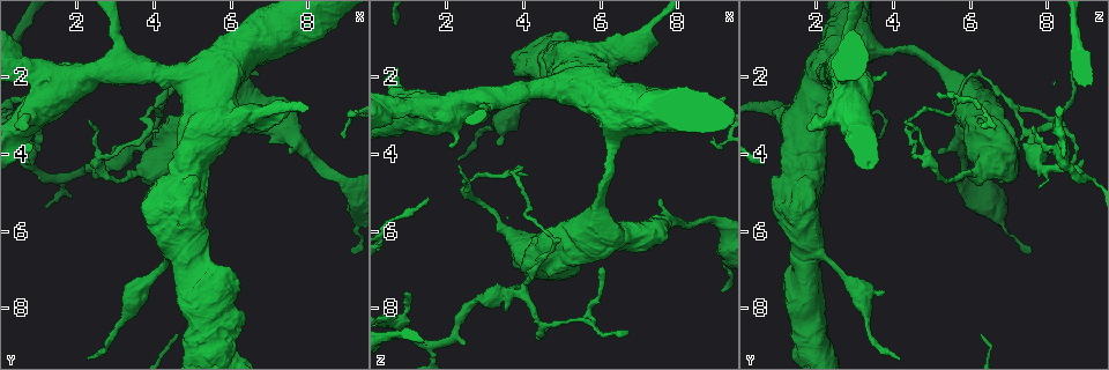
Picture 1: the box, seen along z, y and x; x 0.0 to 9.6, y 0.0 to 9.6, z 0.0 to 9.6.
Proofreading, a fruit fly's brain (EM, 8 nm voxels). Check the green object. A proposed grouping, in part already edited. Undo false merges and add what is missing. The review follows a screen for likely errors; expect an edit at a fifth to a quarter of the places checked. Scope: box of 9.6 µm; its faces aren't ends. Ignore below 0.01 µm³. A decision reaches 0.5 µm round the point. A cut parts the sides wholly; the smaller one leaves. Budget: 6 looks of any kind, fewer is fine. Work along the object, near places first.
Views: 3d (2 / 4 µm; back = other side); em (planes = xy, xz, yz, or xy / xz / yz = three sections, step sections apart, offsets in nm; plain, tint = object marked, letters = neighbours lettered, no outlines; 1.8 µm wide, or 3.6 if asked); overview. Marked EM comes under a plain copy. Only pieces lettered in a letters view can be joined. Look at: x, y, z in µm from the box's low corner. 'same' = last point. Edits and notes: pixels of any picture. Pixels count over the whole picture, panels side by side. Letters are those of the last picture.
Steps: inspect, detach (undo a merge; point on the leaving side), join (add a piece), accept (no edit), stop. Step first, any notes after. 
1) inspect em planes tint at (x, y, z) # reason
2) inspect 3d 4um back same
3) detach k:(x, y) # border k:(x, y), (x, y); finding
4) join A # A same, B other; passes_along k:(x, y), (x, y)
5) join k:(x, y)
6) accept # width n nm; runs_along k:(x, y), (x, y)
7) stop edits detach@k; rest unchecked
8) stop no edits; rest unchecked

inspect 3d 2um back at (8.85, 3.55, 3.55)

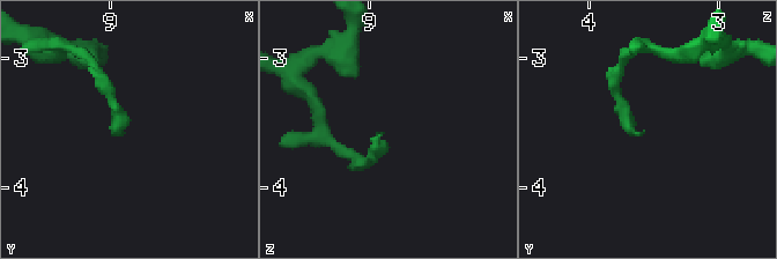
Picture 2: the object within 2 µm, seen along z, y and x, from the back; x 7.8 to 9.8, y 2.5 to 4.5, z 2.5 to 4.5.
inspect em planes tint at (8.90, 3.58, 3.58)

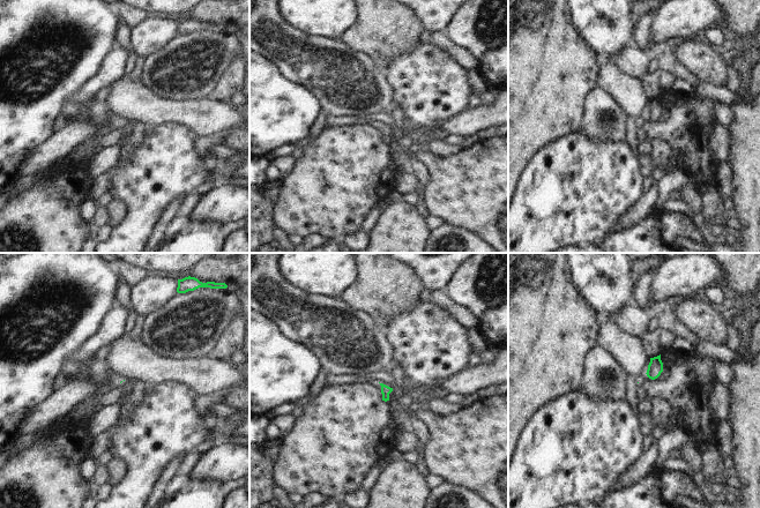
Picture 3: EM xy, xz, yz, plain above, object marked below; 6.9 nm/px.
inspect em planes letters same

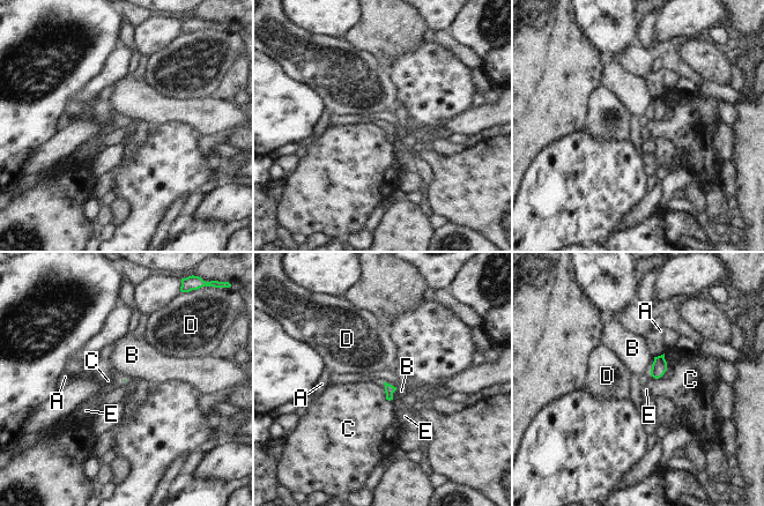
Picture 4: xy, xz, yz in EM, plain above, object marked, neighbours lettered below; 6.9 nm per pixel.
accept # longest_contact C 200 nm; A other, B other, C other, D other, E other; border 4:(394, 391), (393, 397), (390, 401); none of them fits

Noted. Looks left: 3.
inspect em xy step 4 tint at (6.70, 1.90, 8.65) # branch stops here

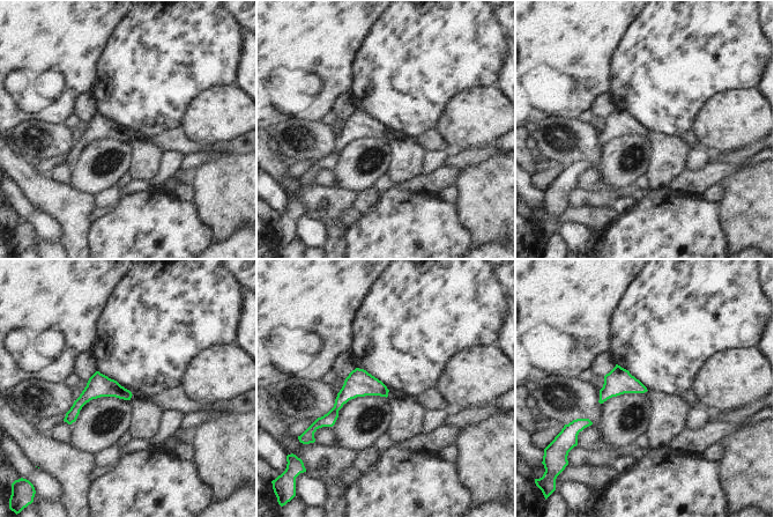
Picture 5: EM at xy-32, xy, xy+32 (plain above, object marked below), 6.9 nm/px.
inspect em planes letters same # another direction

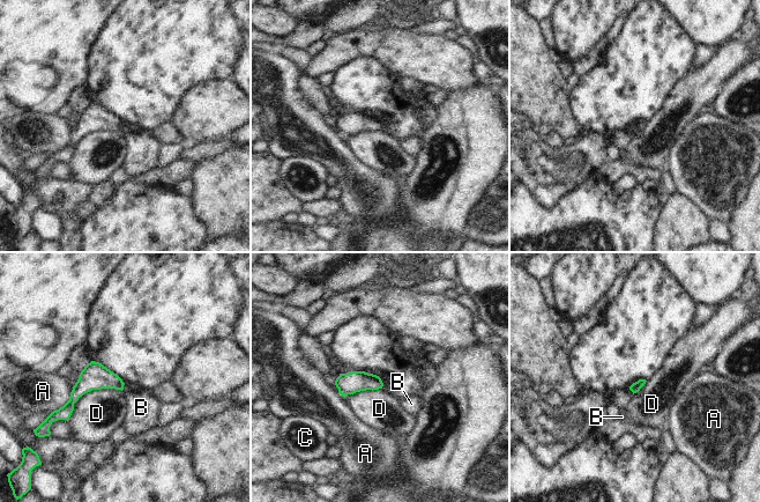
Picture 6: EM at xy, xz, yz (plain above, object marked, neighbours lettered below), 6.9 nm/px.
accept # width 70 nm; A other, B other, C other, D other; none of them fits

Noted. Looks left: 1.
stop no edits; rest unchecked

